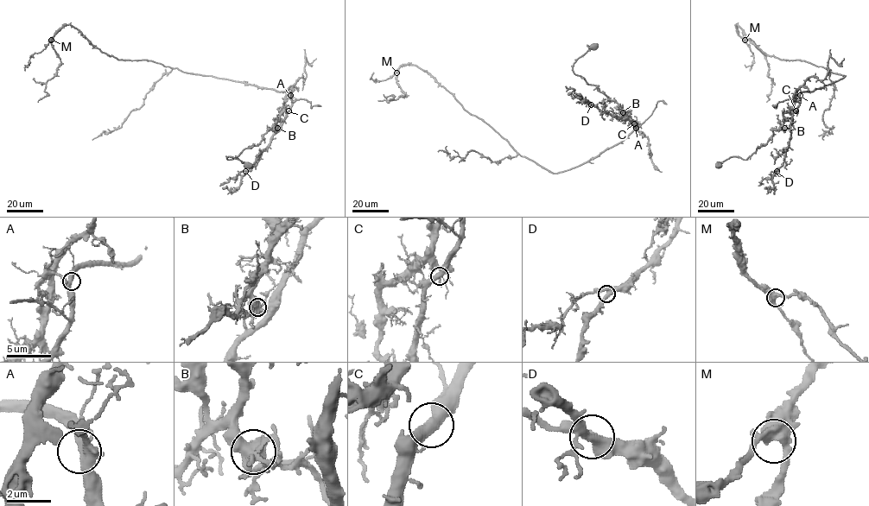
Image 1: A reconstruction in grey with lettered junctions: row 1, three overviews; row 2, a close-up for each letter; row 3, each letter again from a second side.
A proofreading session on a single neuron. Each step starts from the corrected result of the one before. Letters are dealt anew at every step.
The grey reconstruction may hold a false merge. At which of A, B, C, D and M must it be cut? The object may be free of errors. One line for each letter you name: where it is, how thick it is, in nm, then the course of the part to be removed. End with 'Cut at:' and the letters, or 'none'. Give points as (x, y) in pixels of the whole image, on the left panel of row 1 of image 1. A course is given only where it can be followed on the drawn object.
B: place (277, 128); calibre 440 nm; course (277, 128), (275, 124), (285, 106), (287, 90), (302, 76), (305, 79), (305, 57), (307, 64), (316, 58)
Cut at: B

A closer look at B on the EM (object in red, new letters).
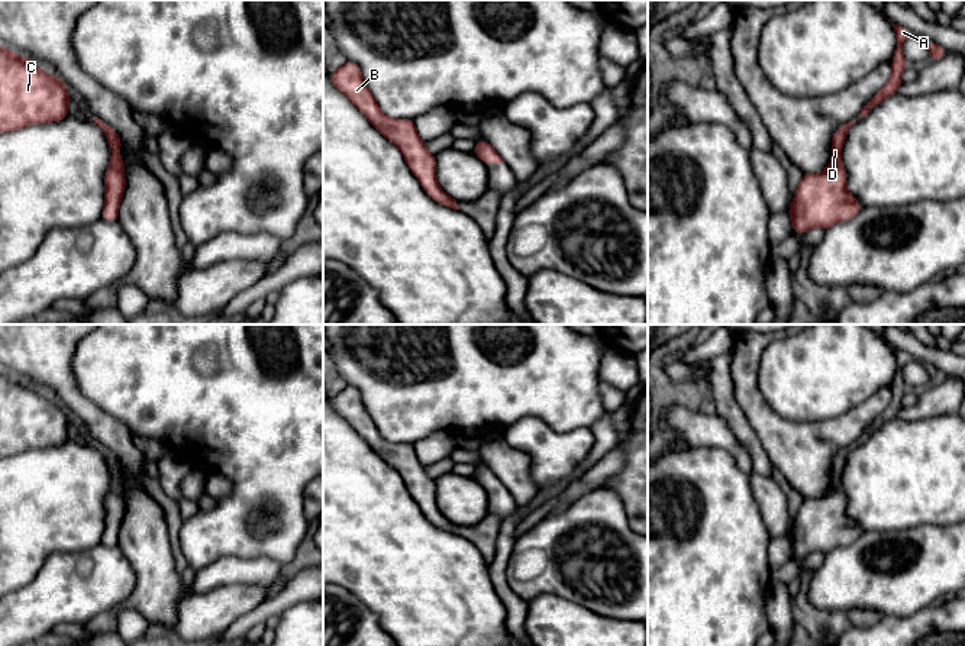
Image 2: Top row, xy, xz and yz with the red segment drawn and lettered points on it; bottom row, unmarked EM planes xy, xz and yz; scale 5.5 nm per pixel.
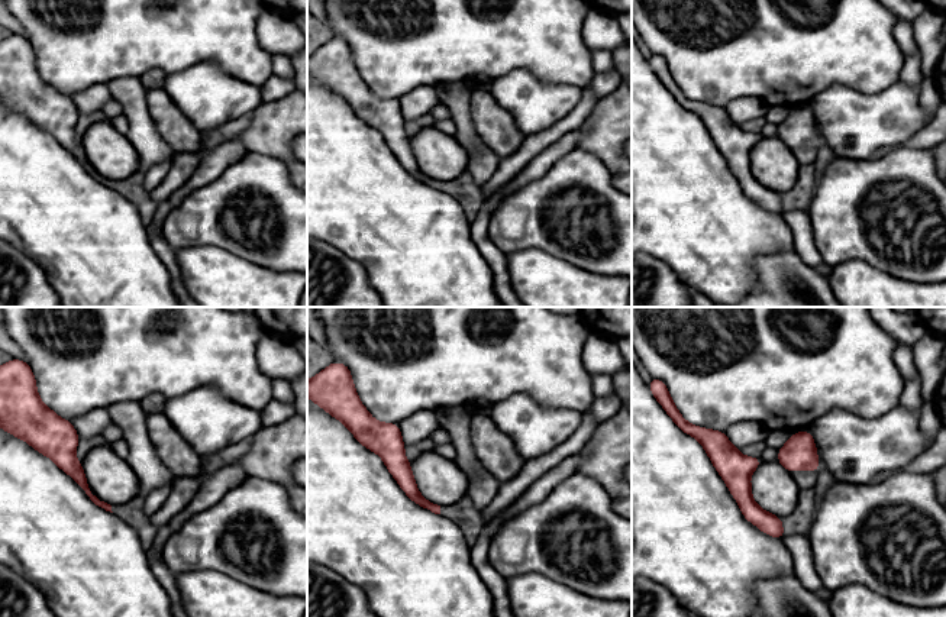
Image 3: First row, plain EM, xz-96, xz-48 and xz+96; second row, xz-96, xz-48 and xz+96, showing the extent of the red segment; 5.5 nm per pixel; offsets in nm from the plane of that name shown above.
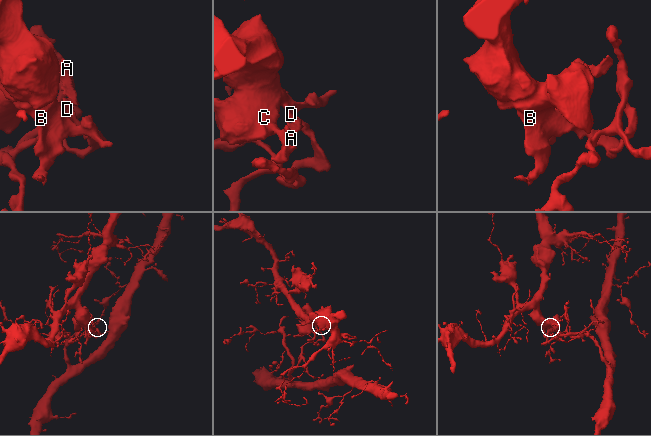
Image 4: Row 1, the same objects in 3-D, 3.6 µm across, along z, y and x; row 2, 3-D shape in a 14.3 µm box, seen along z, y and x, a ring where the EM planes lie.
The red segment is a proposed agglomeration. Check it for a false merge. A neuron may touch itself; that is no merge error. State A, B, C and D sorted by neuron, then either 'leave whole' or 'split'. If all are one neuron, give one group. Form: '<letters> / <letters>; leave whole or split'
A D / B C; split

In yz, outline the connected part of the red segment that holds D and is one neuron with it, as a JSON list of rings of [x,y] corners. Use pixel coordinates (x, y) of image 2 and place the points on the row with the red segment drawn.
[[[856,120],[849,122],[848,125],[839,126],[832,138],[832,161],[830,165],[824,169],[824,172],[836,172],[845,178],[846,183],[846,171],[843,168],[842,159],[840,159],[840,151],[843,148],[843,142],[846,139],[849,127],[855,123]]]

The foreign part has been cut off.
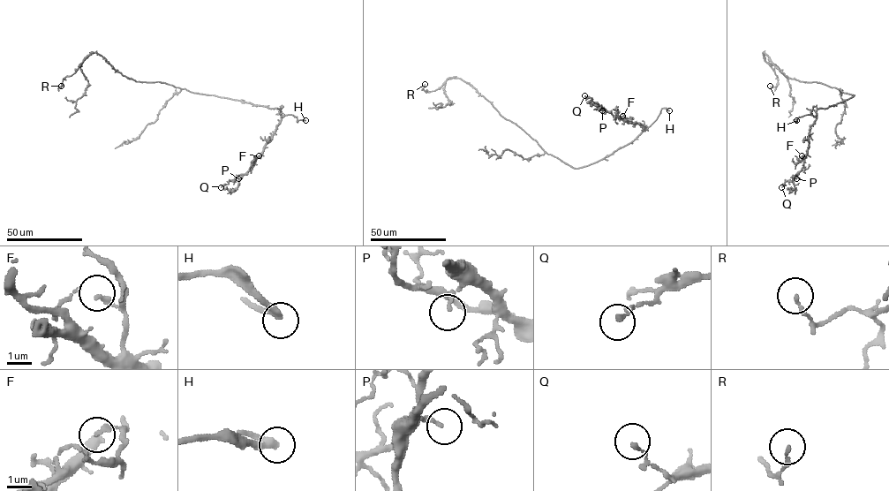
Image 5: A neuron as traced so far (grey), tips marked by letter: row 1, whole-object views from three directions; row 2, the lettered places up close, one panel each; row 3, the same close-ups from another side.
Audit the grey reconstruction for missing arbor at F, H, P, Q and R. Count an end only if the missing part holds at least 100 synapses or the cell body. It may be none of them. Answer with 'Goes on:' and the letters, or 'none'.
Goes on: H

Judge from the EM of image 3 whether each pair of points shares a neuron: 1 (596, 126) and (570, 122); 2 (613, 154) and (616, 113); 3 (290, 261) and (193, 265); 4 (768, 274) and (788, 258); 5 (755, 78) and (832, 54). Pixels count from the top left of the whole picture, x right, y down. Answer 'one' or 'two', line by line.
1: two
2: one
3: two
4: one
5: one

